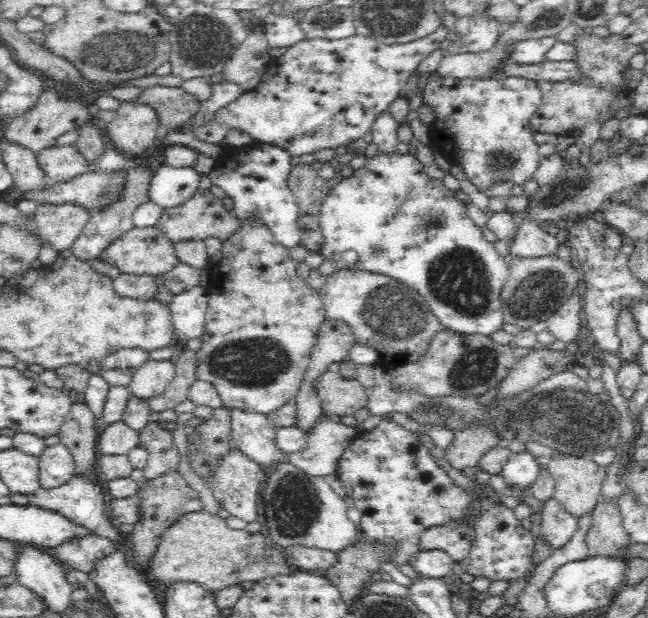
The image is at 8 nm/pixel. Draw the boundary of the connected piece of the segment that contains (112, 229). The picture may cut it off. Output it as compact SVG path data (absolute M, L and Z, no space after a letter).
M143 165L130 170L128 186L126 186L121 197L116 203L103 208L99 214L91 216L88 224L86 224L84 230L82 230L82 234L80 234L80 237L70 248L71 253L75 258L84 260L85 262L98 258L111 242L122 237L122 234L133 227L133 212L138 208L140 203L148 201L148 188L154 174L154 171L150 171L150 169Z

